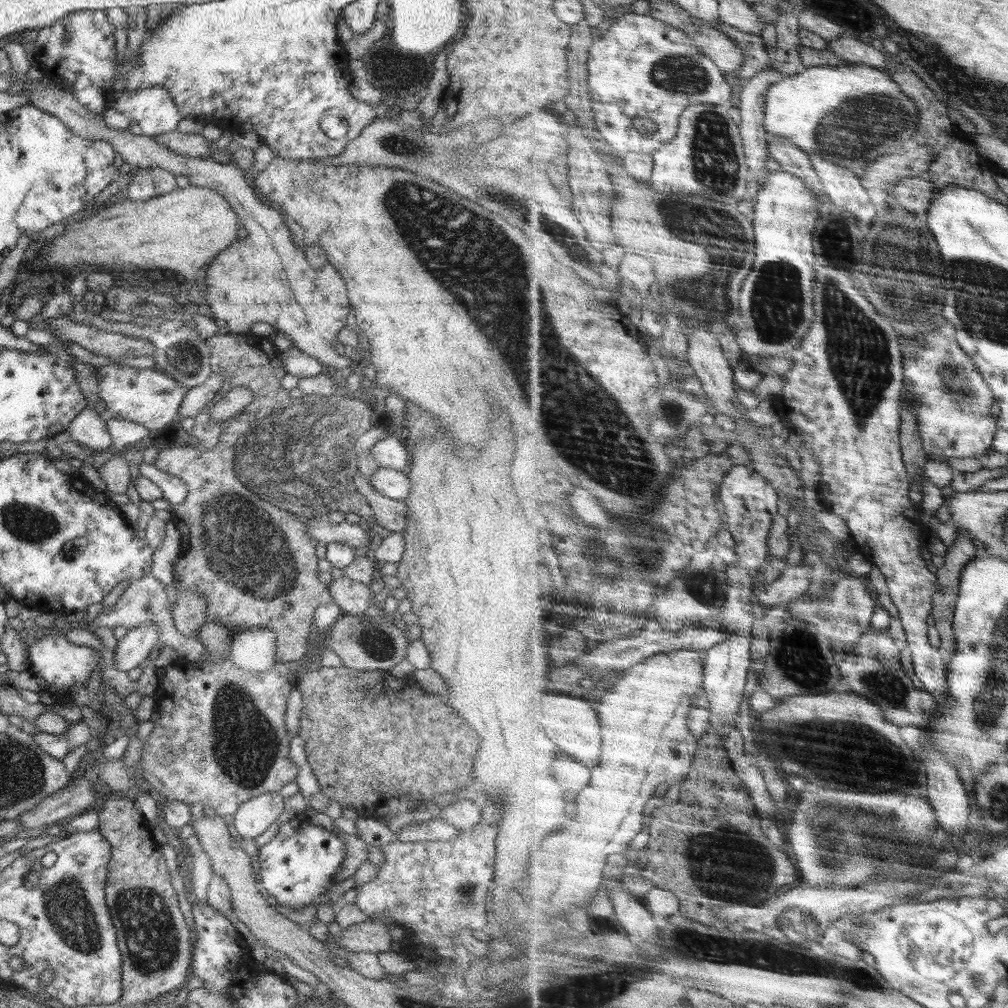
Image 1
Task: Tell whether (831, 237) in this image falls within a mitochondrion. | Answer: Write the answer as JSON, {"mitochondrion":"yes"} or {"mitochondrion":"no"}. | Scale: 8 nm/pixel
{"mitochondrion":"no"}

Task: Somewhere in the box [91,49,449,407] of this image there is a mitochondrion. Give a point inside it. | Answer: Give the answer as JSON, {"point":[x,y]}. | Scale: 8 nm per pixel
{"point":[187,358]}

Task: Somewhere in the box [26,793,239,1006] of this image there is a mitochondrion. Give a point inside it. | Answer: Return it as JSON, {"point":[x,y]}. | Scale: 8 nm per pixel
{"point":[149,936]}

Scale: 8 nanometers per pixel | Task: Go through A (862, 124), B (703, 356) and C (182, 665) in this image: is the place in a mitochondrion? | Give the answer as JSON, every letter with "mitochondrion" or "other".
{"A":"mitochondrion","B":"other","C":"other"}

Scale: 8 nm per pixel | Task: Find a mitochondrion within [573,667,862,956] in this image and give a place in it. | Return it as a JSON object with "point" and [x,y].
{"point":[742,870]}

